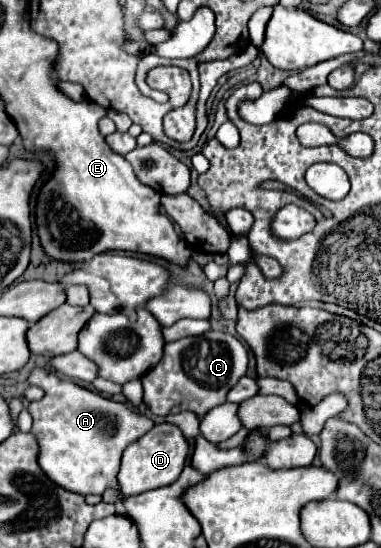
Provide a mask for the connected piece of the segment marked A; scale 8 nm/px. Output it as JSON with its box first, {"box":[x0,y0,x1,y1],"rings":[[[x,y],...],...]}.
{"box":[29,369,155,495],"rings":[[[33,369],[29,383],[45,391],[41,401],[33,401],[29,405],[29,413],[33,417],[31,433],[39,443],[37,463],[43,473],[67,491],[101,495],[109,483],[117,481],[115,475],[119,471],[119,461],[125,447],[143,437],[155,423],[123,403],[105,399],[43,369]]]}

